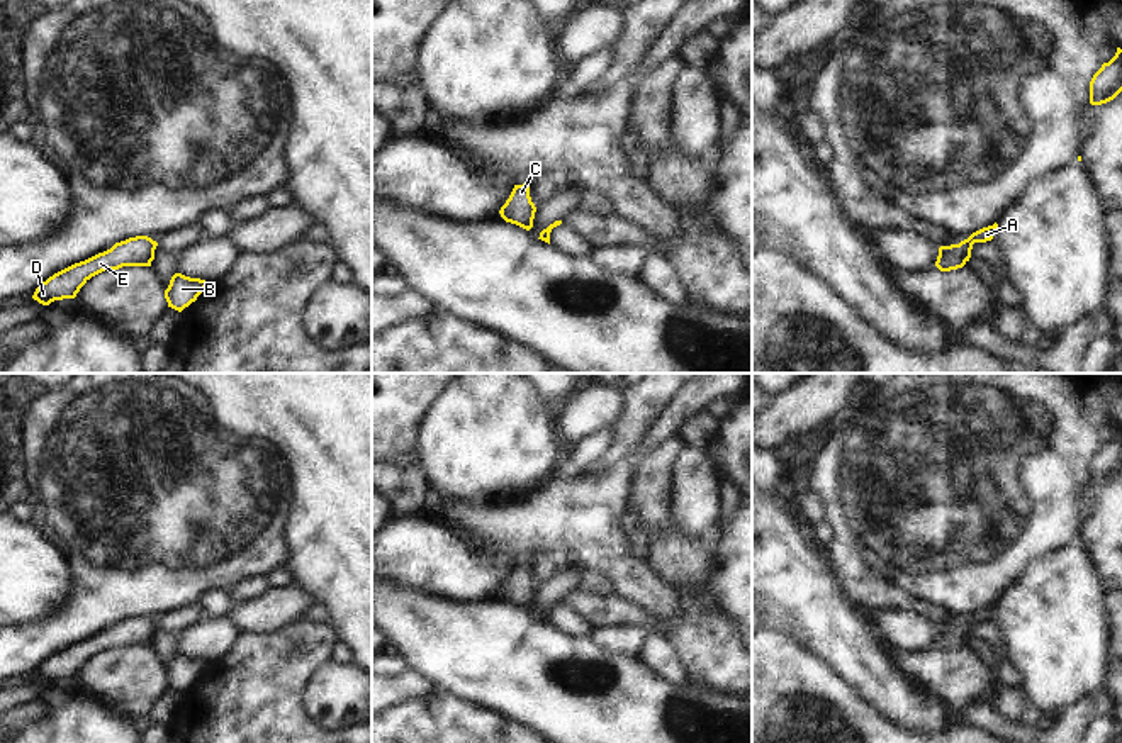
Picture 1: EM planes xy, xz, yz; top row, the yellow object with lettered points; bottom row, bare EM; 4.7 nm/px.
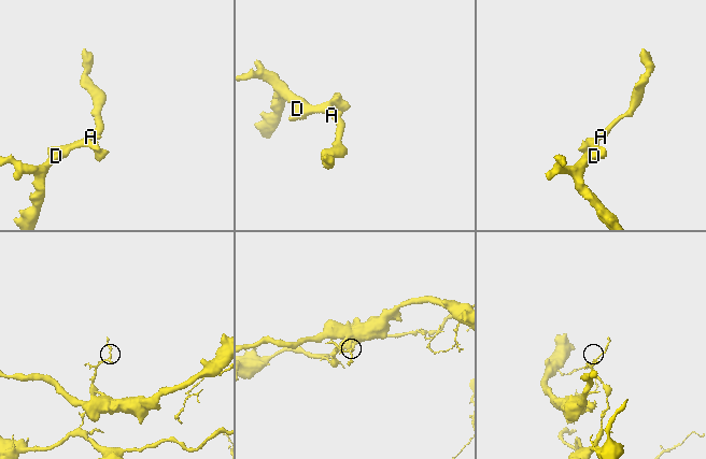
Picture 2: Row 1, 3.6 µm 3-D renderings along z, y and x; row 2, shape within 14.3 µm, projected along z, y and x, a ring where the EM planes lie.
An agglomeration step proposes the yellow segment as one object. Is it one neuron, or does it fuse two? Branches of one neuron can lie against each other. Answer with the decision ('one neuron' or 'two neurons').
one neuron

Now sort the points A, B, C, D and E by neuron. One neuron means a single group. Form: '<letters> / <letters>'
A B C D E

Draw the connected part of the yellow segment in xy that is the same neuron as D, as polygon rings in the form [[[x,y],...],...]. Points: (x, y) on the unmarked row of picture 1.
[[[136,616],[115,623],[110,629],[75,643],[42,662],[32,679],[42,685],[54,680],[75,679],[80,668],[95,655],[122,646],[151,646],[158,623],[148,616]]]

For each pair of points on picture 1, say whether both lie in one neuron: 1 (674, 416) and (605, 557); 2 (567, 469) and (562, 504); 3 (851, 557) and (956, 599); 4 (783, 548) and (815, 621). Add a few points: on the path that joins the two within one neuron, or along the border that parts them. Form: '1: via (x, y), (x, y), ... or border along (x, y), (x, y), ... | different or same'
1: via (639, 452), (605, 491), (605, 521) | same
2: border along (555, 474), (581, 477) | different
3: border along (835, 536), (847, 541), (878, 574), (897, 586) | different
4: via (783, 567), (786, 580), (808, 603) | same

